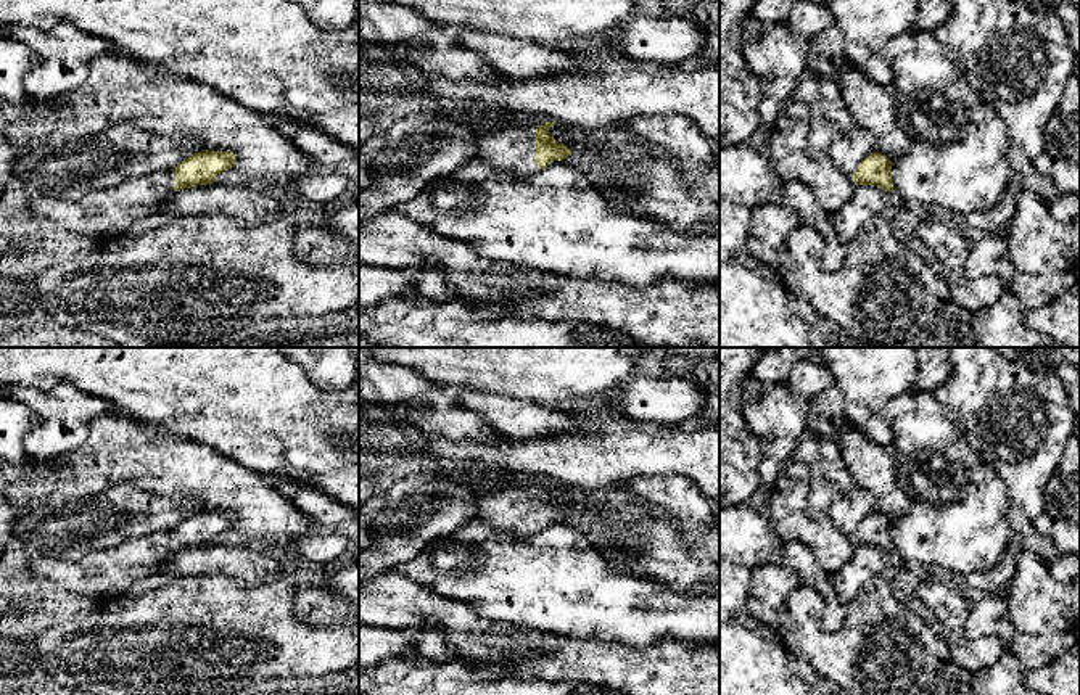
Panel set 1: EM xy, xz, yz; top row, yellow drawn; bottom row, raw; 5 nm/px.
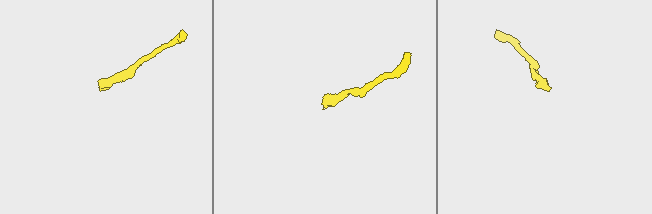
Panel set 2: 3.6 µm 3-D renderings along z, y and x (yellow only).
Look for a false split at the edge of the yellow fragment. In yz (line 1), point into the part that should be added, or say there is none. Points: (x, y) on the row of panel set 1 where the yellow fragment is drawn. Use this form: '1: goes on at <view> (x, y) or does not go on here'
1: does not go on here

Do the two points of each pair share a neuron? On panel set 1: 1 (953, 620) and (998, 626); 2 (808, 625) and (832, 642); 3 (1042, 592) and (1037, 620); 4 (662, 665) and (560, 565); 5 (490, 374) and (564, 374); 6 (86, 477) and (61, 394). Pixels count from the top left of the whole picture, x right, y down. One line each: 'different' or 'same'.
1: different
2: same
3: same
4: different
5: same
6: different

